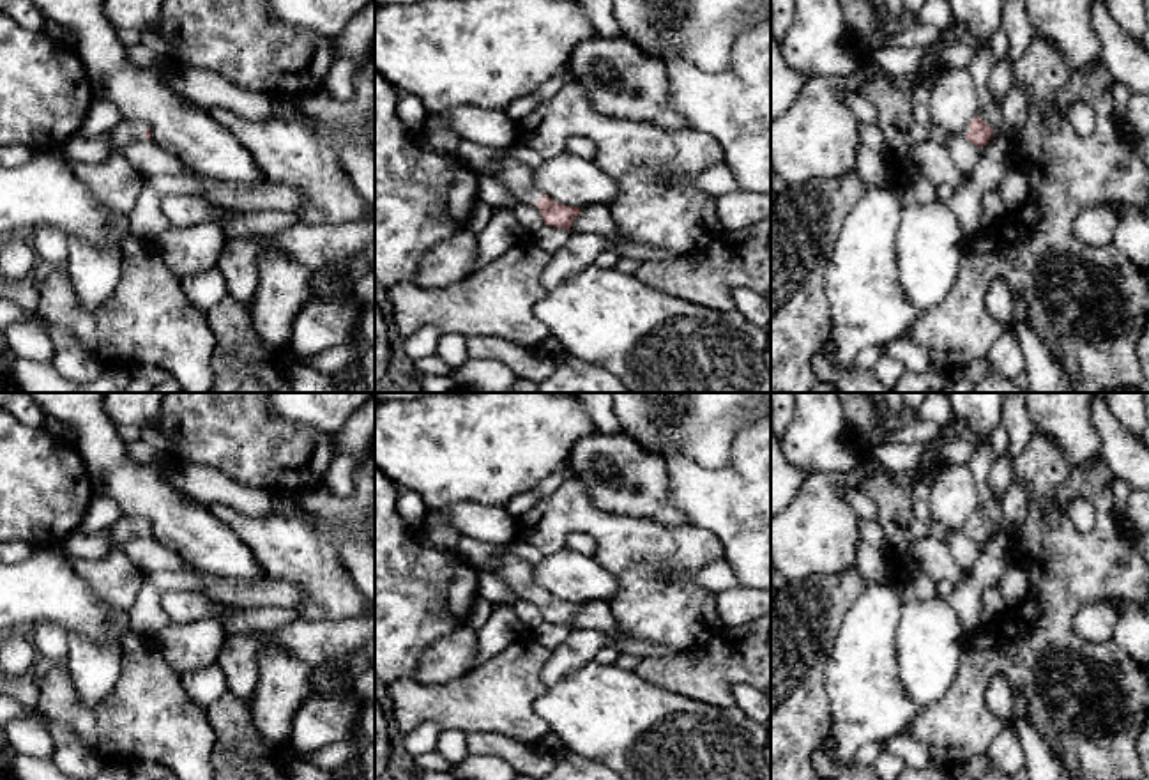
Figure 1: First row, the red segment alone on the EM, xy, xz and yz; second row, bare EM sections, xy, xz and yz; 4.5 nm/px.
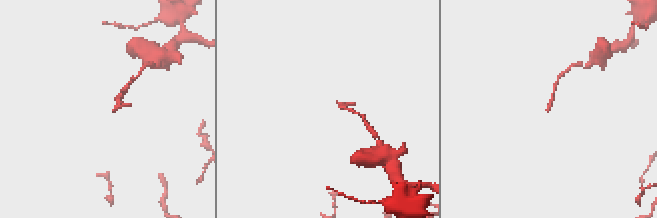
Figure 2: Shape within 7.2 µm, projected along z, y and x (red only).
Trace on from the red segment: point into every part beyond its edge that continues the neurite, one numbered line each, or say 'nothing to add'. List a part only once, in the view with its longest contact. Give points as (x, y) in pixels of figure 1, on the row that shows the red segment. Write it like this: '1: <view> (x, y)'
1: xy (117, 183)

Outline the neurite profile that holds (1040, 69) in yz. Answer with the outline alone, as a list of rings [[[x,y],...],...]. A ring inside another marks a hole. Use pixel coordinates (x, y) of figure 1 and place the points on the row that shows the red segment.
[[[1034,37],[1027,51],[1011,64],[1011,73],[1015,87],[1029,90],[1029,106],[1041,110],[1046,124],[1055,127],[1054,97],[1069,78],[1061,51],[1043,37]]]

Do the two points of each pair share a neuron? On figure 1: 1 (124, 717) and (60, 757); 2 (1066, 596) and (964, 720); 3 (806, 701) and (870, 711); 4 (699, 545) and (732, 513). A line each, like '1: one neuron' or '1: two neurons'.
1: two neurons
2: one neuron
3: two neurons
4: two neurons

